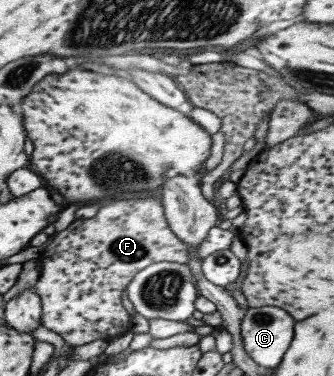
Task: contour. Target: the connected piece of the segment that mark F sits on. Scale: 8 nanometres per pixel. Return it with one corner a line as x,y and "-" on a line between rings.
159,197
116,200
100,207
94,217
72,221
54,235
51,243
40,253
39,277
32,286
40,298
40,324
58,334
67,345
84,345
102,339
109,341
131,329
131,319
120,302
120,295
135,273
152,263
169,261
184,264
188,261
189,245
172,233
163,217

